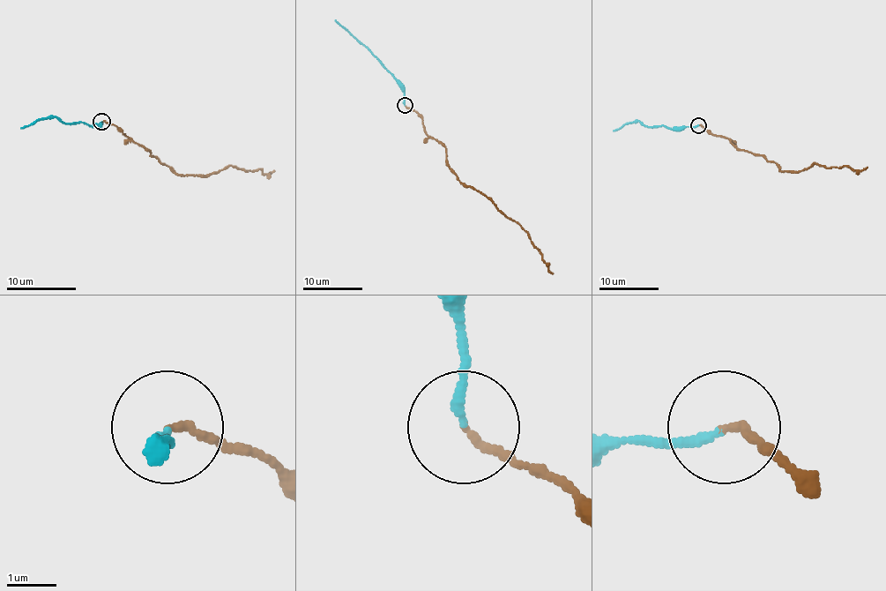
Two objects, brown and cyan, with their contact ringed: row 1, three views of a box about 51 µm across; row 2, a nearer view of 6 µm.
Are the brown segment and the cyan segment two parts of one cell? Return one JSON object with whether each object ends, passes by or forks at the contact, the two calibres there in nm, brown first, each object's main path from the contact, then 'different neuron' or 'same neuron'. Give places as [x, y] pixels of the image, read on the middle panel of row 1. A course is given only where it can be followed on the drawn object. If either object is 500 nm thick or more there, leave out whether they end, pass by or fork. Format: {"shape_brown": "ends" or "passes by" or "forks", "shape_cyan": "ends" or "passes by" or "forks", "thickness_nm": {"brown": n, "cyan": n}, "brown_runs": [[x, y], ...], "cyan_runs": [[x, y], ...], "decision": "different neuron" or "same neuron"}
{"shape_brown": "ends", "shape_cyan": "ends", "thickness_nm": {"brown": 130, "cyan": 160}, "brown_runs": [[405, 105], [422, 120], [424, 130], [445, 147], [450, 169], [518, 223], [553, 274]], "cyan_runs": [[405, 105], [403, 86], [364, 46], [334, 20]], "decision": "same neuron"}

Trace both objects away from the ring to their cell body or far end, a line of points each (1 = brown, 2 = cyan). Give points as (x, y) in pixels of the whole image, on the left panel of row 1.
1: (102, 122), (113, 123), (182, 175), (208, 175), (234, 165), (244, 170), (258, 168), (264, 174), (274, 170)
2: (102, 122), (62, 123), (55, 116), (47, 116), (20, 129)

